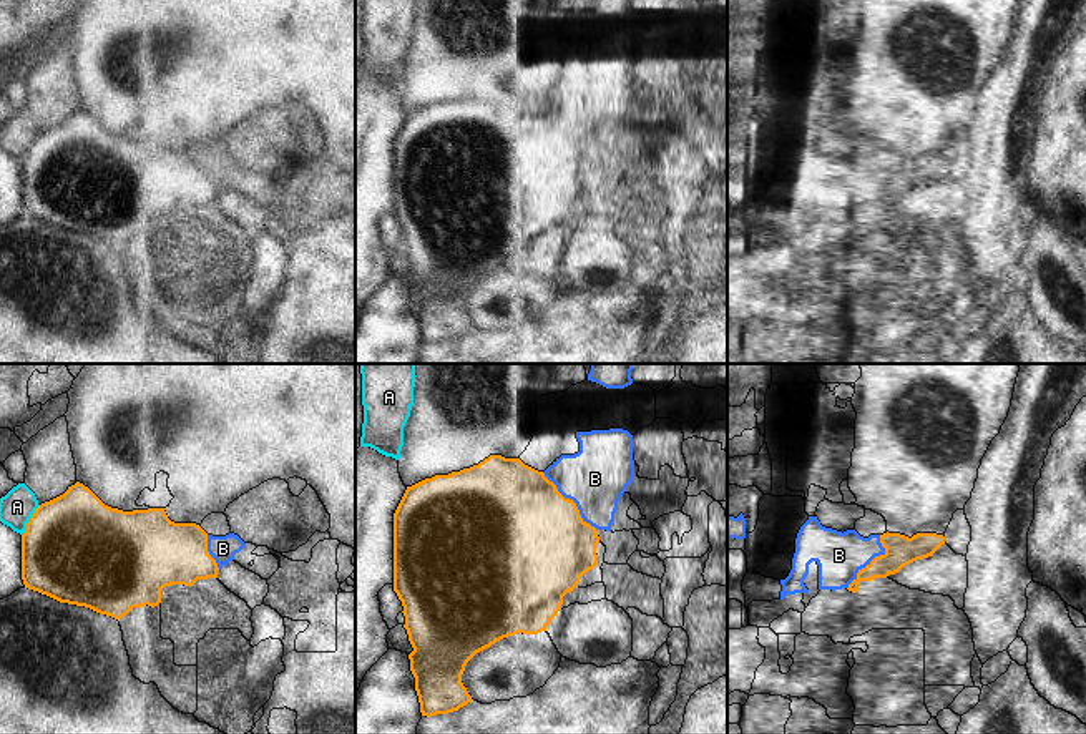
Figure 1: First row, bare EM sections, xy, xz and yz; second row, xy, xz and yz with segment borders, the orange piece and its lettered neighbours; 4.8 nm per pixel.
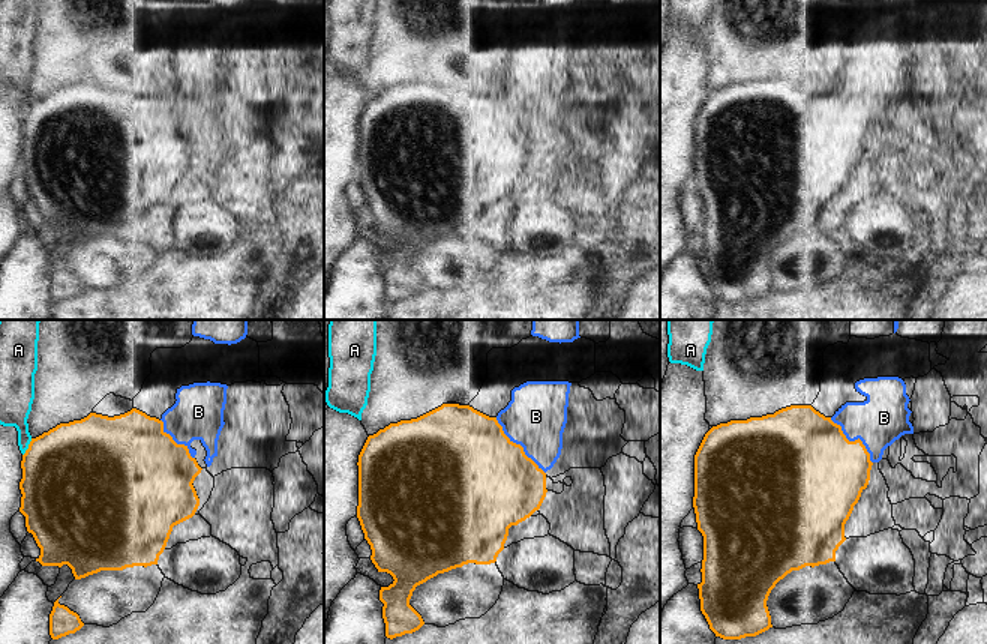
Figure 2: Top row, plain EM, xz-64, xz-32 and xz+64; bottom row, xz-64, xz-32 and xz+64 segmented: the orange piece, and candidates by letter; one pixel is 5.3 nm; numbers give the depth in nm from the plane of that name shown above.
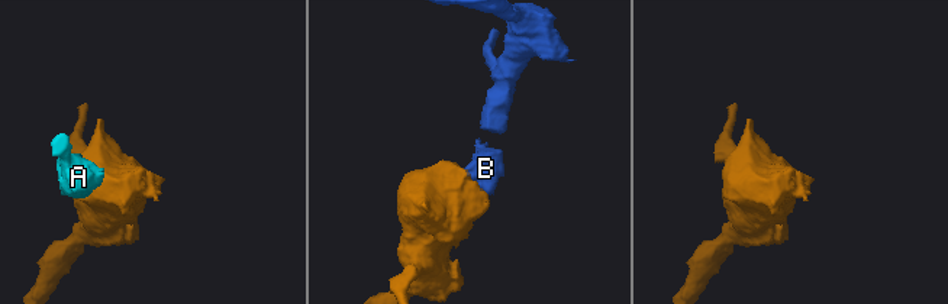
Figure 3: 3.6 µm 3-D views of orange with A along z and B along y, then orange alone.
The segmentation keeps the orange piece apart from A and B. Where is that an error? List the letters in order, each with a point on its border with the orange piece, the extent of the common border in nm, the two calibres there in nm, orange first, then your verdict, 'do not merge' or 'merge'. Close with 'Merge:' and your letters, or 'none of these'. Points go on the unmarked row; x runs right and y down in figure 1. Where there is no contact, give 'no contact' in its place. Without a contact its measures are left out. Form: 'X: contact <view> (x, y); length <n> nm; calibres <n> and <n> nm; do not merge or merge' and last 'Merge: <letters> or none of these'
A: contact xy (30, 148); length 170 nm; calibres 500 and 160 nm; do not merge
B: contact xz (572, 128); length 400 nm; calibres 480 and 300 nm; merge
Merge: B

